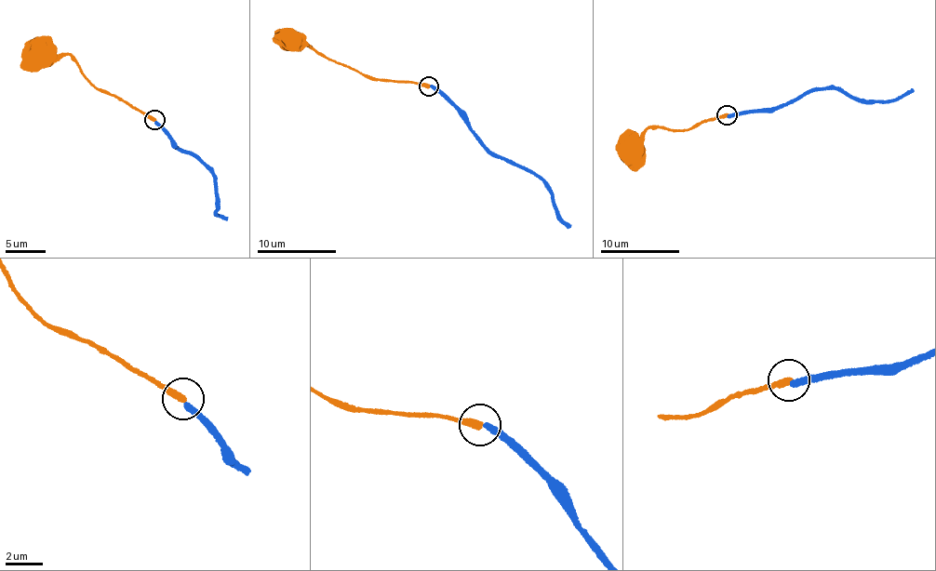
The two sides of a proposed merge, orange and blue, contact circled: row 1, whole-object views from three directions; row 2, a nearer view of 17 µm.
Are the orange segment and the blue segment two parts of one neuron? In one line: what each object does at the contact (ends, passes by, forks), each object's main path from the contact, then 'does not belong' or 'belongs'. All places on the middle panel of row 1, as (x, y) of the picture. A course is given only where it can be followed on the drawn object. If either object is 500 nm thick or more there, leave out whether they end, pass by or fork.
orange ends | blue ends | orange via (429, 86), (403, 80), (383, 80), (285, 40) | blue via (429, 86), (448, 98), (483, 146), (514, 162), (542, 181), (568, 227) | does not belong

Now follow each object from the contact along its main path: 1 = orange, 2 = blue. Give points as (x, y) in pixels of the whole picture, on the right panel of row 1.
1: (728, 115), (703, 121), (686, 131), (648, 128), (638, 139), (640, 148), (630, 162), (632, 170)
2: (728, 115), (785, 105), (802, 94), (828, 86), (862, 101), (893, 100), (913, 89)

